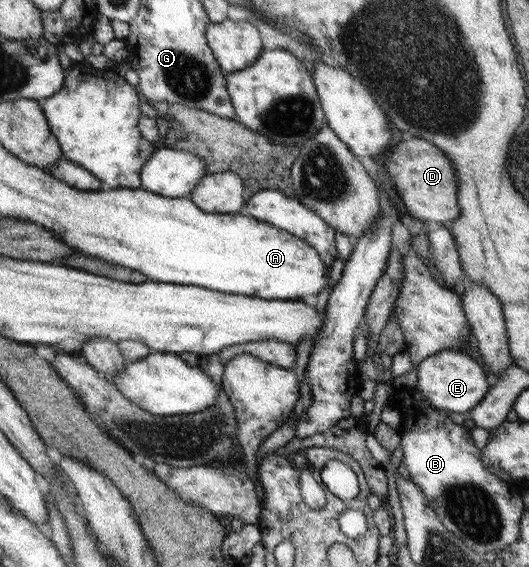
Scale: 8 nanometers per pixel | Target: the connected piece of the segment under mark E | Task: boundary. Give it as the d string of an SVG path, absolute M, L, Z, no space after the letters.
M446 349L439 353L426 357L416 366L417 388L437 408L452 412L468 412L480 404L490 392L488 378L482 370L482 366L468 353Z

